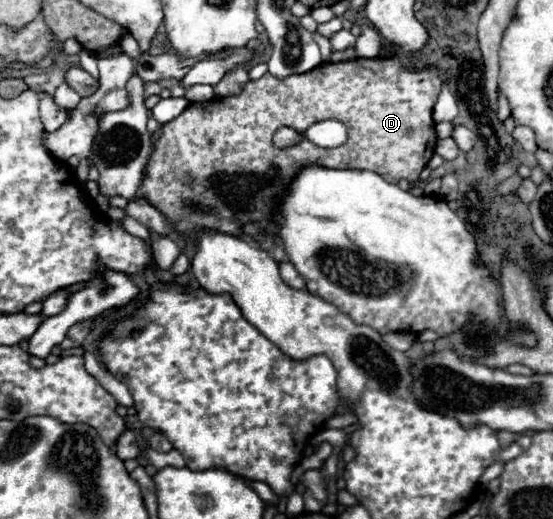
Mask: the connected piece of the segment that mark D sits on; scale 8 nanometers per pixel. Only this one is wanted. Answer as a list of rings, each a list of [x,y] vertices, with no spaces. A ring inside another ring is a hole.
[[[354,58],[346,62],[324,62],[306,74],[286,76],[286,80],[278,80],[266,72],[260,80],[250,80],[240,94],[226,96],[222,100],[192,102],[176,120],[164,124],[162,134],[154,144],[154,152],[144,168],[144,178],[136,196],[146,196],[146,200],[150,200],[150,204],[154,204],[154,208],[166,216],[174,230],[186,236],[202,232],[202,228],[218,228],[220,220],[264,224],[270,232],[276,232],[272,218],[278,214],[282,194],[288,192],[294,176],[298,176],[306,164],[378,172],[378,176],[392,184],[398,184],[402,178],[414,184],[432,158],[438,140],[434,132],[432,110],[440,88],[442,80],[434,70],[410,72],[400,68],[398,58]],[[320,120],[340,120],[348,128],[348,140],[338,148],[320,148],[308,138],[304,138],[298,146],[284,150],[272,144],[272,136],[280,126],[290,126],[304,134]],[[190,204],[202,204],[202,208],[210,208],[210,212],[206,212],[206,216],[198,216],[198,212],[190,212]]]

